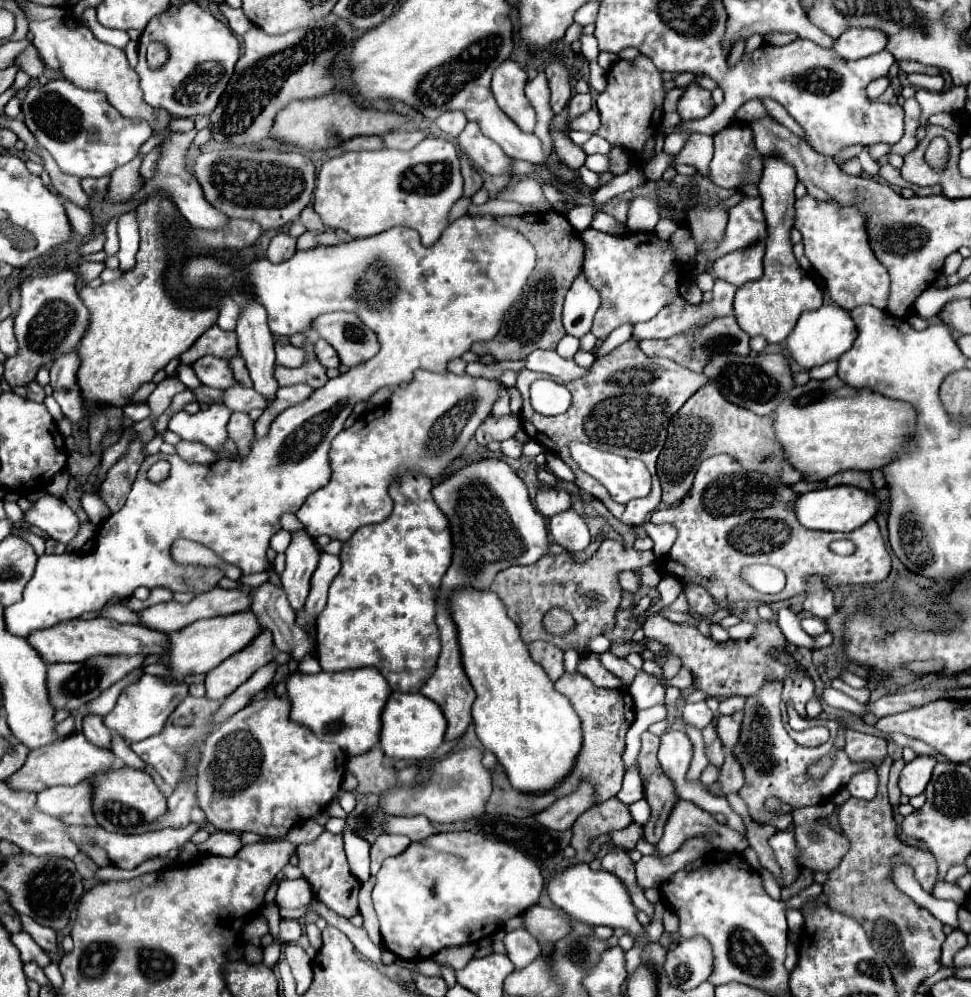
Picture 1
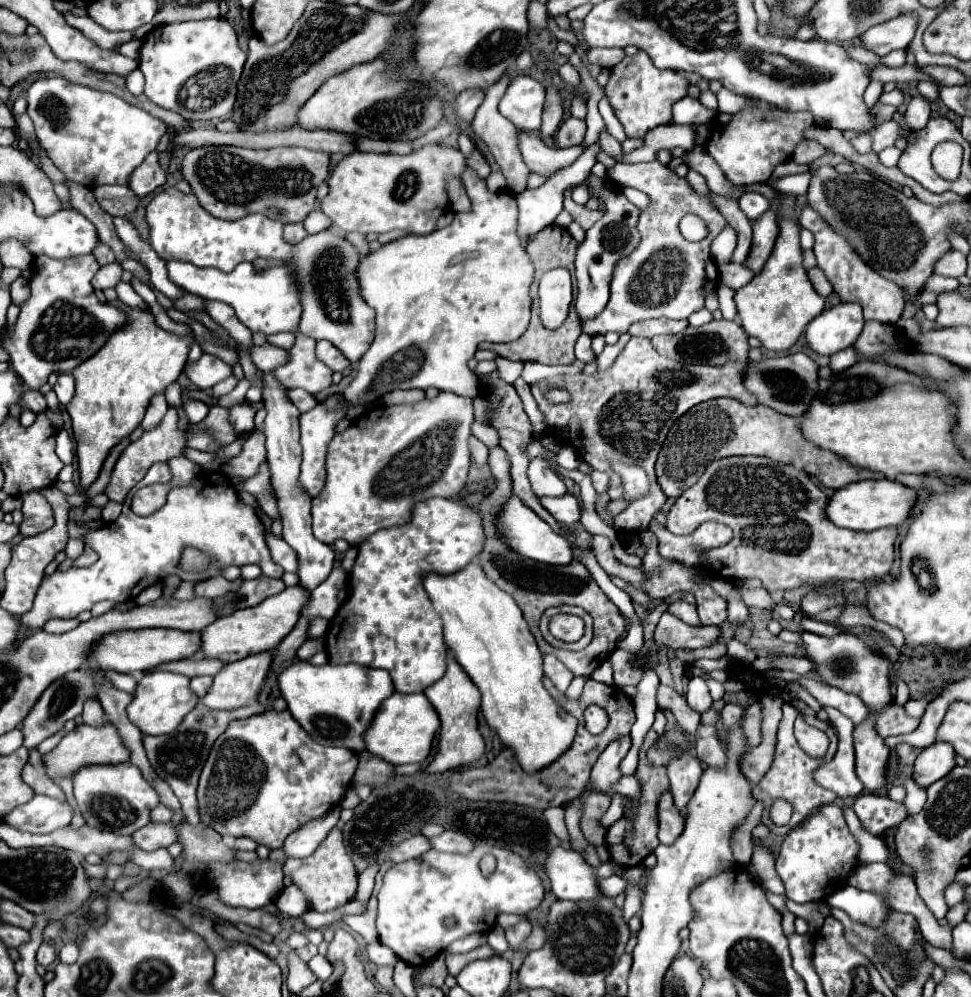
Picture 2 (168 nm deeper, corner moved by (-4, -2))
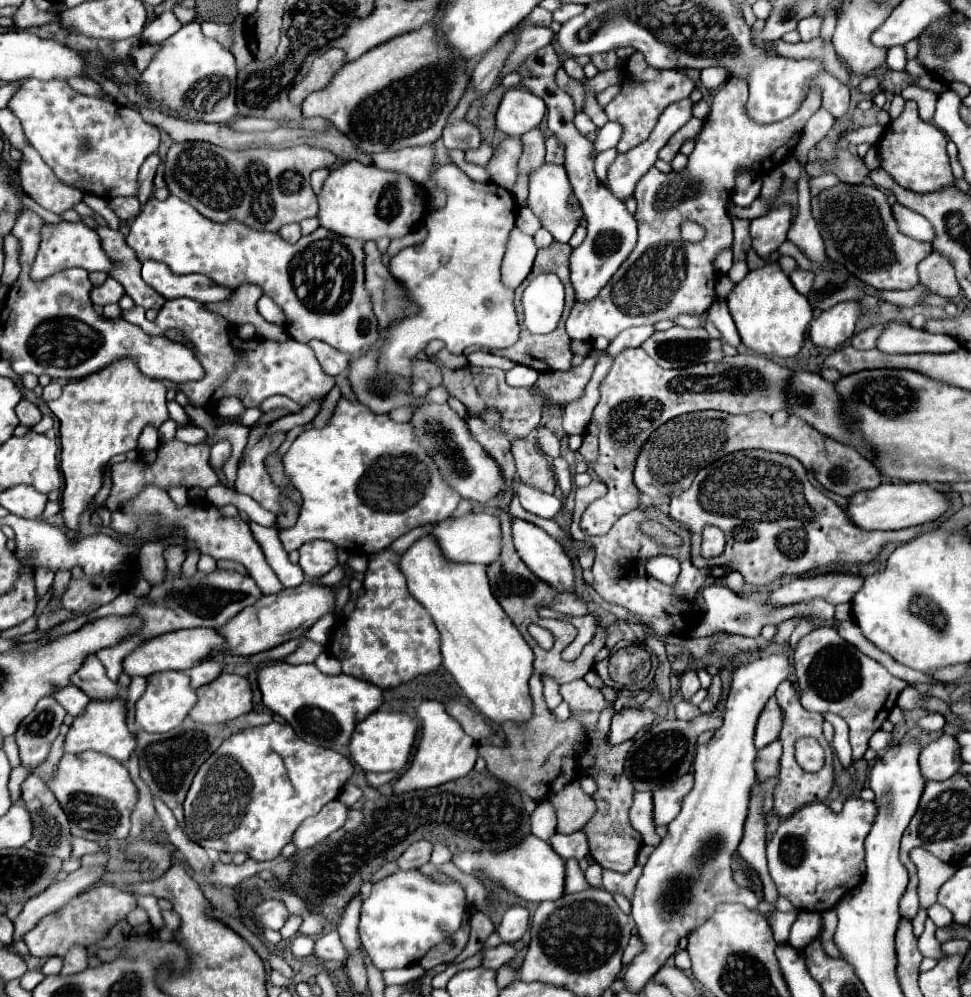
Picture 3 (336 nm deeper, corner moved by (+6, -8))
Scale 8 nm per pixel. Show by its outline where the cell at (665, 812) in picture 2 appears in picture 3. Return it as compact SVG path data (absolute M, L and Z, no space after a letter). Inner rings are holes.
M633 793L633 805L629 809L629 821L635 831L641 833L645 845L659 845L661 837L653 825L653 799L651 793Z

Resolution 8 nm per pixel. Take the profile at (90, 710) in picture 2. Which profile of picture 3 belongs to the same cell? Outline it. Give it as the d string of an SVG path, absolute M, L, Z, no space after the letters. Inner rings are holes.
M65 685L65 687L55 687L53 697L65 707L65 711L73 717L81 715L89 703L89 699L85 699L83 691L77 691L77 687L73 685Z

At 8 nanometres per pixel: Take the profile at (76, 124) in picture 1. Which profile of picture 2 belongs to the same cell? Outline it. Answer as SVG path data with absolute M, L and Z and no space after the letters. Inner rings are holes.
M49 77L49 79L37 79L29 89L27 89L27 113L33 119L35 125L35 135L43 149L47 151L49 159L55 163L55 167L71 181L81 183L85 187L97 187L97 185L127 185L127 179L131 171L141 165L147 153L155 151L161 135L167 131L167 125L149 115L147 111L133 107L125 103L123 99L95 91L83 85L75 85L65 81L63 77Z

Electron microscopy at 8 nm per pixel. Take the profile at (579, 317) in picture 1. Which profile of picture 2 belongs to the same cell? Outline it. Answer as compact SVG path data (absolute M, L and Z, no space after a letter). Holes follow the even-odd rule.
M595 175L587 177L587 183L595 189L601 189L601 201L603 201L603 211L605 215L601 221L597 221L589 231L585 241L577 249L577 261L575 261L575 277L577 277L577 299L575 299L575 309L581 321L595 319L607 305L609 301L609 281L611 281L611 271L615 263L623 257L629 255L637 243L639 243L639 233L637 233L637 219L639 219L639 209L627 201L619 185L607 185L611 179L601 179Z

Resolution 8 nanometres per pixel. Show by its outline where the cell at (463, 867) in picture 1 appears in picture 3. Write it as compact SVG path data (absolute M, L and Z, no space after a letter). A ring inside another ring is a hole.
M397 871L373 883L371 895L361 907L361 943L379 969L397 969L417 963L433 945L455 933L463 921L465 891L457 881L435 883L421 871Z

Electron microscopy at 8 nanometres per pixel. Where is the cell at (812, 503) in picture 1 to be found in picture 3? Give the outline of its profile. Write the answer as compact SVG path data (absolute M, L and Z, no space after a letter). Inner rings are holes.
M881 483L871 491L861 491L849 499L849 519L867 531L905 529L939 519L951 505L951 499L929 483Z

